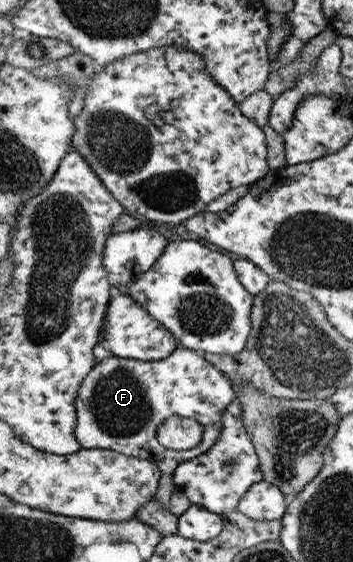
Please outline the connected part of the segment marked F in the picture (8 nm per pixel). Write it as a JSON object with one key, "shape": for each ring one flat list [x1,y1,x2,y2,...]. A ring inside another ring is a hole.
{"shape":[[191,348,176,349,171,357,161,361,143,361,133,358,112,356,97,364,80,387,77,396,78,430,77,437,87,449,112,449,141,459,159,461,172,457,179,462,189,461,207,453,216,445,223,433,223,415,229,404,237,399,237,390,226,374,202,353],[182,415,193,417,205,426,201,445,185,451,169,450,158,441,158,431,172,417]]}

